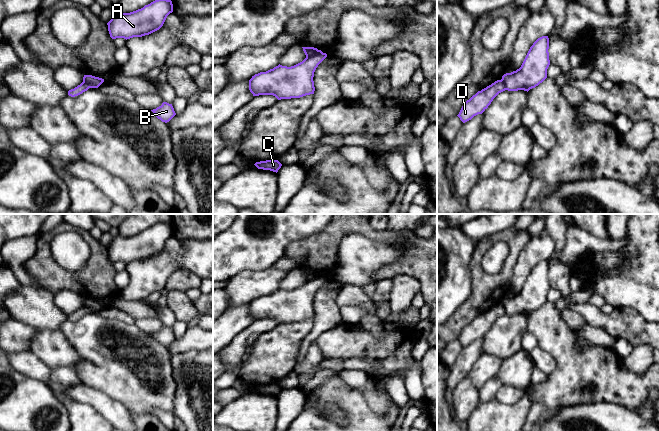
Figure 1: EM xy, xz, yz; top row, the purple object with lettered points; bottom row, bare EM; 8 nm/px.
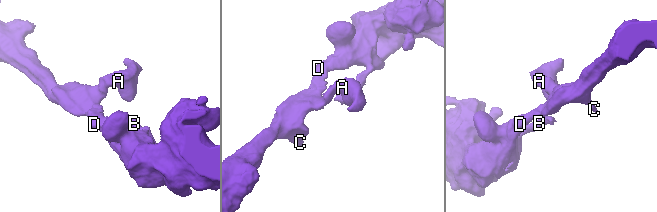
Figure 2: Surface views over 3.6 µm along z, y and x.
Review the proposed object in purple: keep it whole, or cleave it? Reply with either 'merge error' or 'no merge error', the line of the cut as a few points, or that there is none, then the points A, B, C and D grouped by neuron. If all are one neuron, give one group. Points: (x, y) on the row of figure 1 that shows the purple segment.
merge error; cut xz (322, 52), (306, 57); groups A C / B D

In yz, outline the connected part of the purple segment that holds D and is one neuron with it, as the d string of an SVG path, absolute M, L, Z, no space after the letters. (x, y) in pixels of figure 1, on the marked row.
M502 80L495 81L467 100L457 116L463 123L471 120L474 116L482 114L493 99L505 90L505 85Z

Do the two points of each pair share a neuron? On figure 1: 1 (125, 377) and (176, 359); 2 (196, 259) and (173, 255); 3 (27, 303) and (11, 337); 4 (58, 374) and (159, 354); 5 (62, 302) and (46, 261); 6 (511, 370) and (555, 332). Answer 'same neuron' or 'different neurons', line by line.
1: different neurons
2: same neuron
3: same neuron
4: same neuron
5: different neurons
6: different neurons

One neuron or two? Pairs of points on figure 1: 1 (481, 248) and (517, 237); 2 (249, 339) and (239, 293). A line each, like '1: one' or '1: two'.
1: one
2: one

